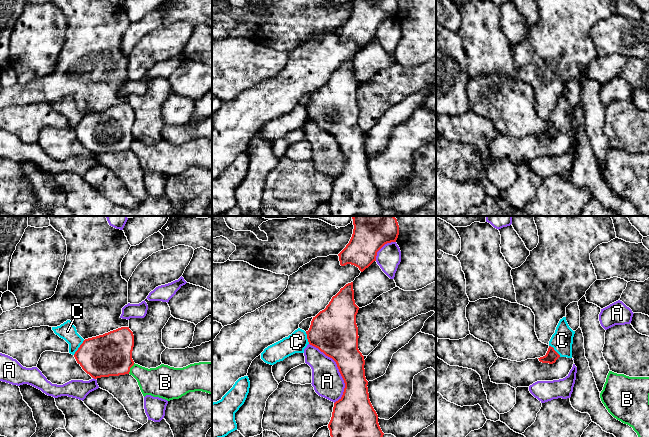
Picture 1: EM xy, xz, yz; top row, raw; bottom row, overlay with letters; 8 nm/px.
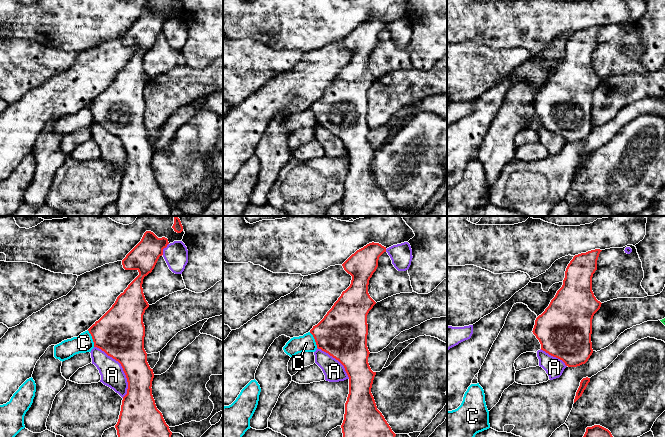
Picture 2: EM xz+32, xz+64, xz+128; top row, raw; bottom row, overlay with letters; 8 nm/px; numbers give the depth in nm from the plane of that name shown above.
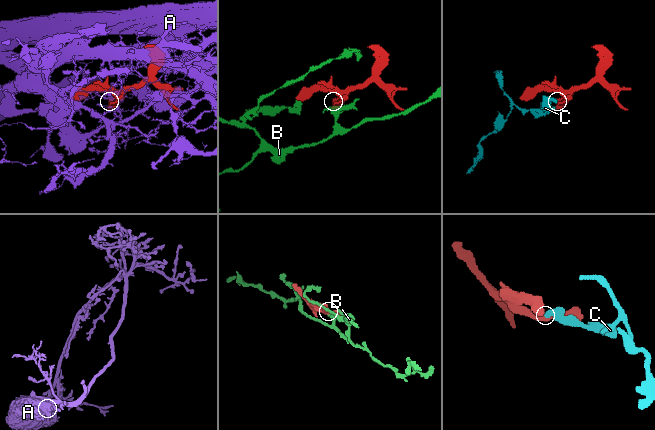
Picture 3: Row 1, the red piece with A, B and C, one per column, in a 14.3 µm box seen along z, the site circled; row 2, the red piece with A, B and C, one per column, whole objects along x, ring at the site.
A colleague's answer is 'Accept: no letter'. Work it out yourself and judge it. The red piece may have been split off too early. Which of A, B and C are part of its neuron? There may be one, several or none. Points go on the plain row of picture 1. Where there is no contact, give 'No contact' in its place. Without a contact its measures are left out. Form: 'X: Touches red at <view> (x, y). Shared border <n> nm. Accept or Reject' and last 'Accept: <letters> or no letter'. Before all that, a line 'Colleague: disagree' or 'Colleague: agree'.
Colleague: agree
A: Touches red at xz (339, 146). Shared border 550 nm. Reject
B: Touches red at xy (130, 143). Shared border 100 nm. Reject
C: Touches red at xy (79, 123). Shared border 150 nm. Reject
Accept: no letter

